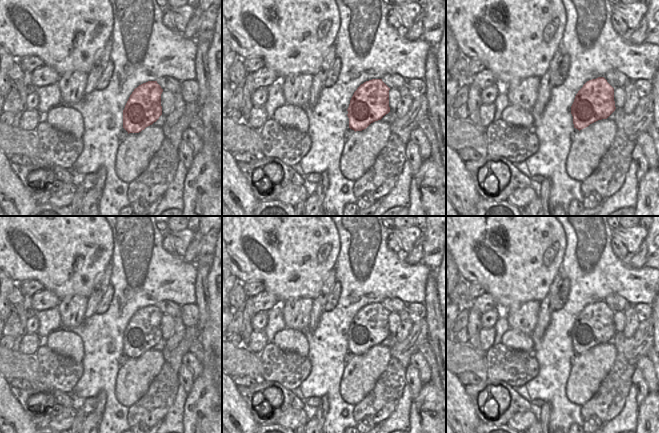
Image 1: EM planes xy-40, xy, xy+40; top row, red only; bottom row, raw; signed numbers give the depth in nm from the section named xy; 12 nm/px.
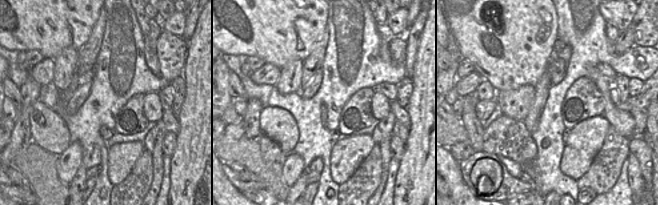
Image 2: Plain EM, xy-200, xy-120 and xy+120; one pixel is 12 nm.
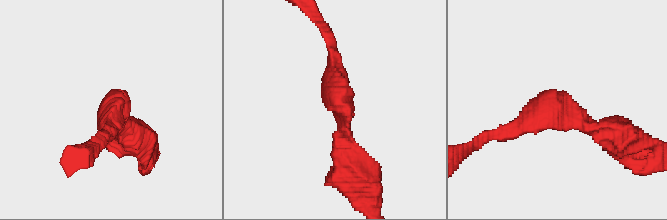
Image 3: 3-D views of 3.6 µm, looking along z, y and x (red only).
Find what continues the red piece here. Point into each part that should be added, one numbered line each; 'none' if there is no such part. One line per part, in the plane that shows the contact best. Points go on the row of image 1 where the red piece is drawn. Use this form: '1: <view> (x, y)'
none

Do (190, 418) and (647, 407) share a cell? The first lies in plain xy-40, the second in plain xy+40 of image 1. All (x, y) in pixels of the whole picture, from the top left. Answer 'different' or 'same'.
same

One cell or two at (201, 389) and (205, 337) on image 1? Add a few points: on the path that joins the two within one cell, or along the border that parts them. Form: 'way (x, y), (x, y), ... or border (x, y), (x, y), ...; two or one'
way (207, 376), (208, 350); one

